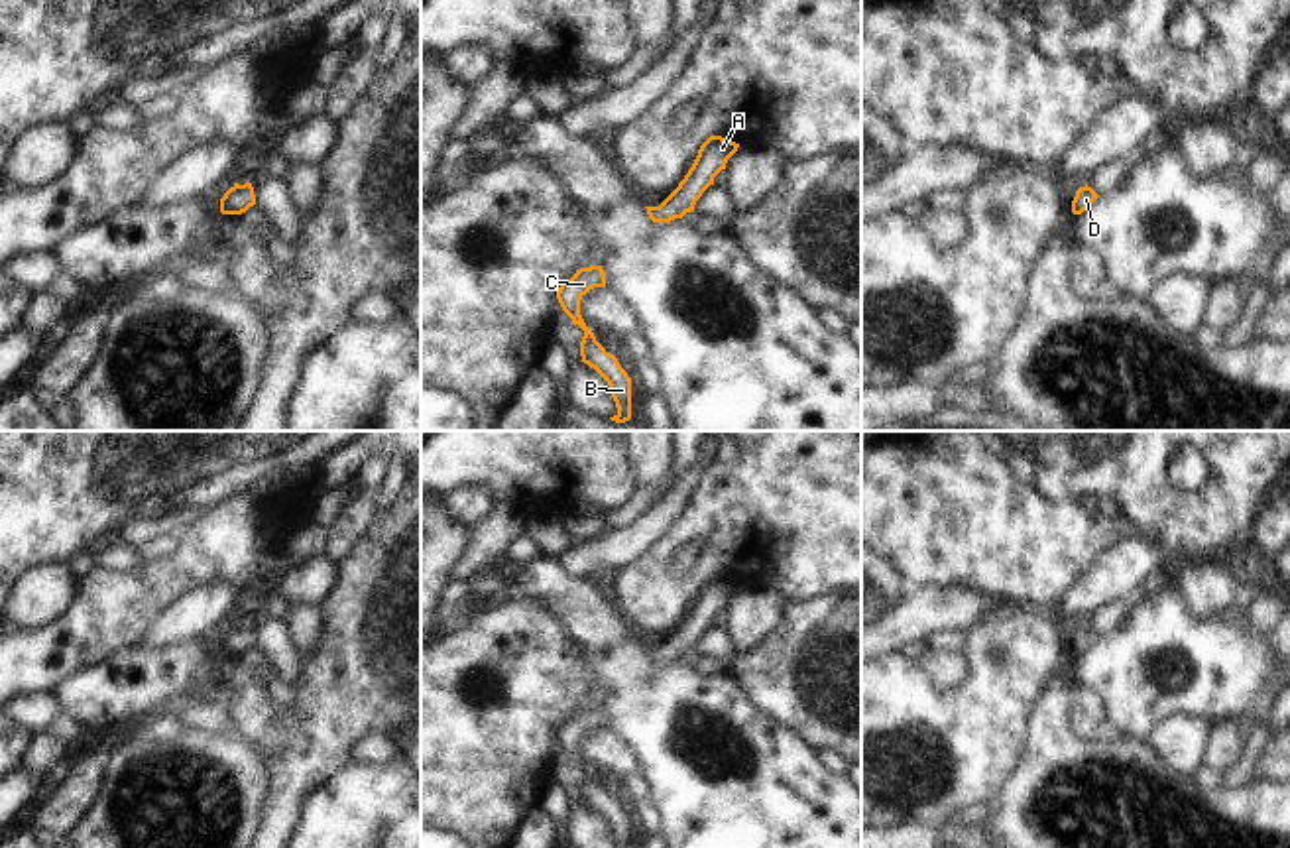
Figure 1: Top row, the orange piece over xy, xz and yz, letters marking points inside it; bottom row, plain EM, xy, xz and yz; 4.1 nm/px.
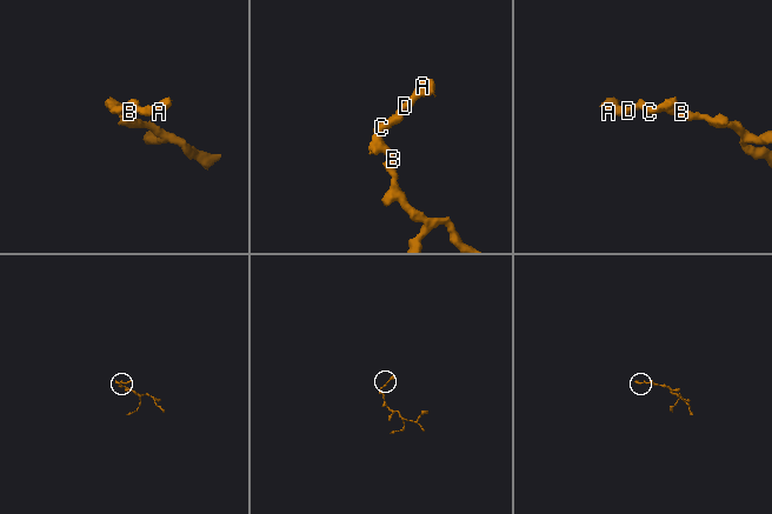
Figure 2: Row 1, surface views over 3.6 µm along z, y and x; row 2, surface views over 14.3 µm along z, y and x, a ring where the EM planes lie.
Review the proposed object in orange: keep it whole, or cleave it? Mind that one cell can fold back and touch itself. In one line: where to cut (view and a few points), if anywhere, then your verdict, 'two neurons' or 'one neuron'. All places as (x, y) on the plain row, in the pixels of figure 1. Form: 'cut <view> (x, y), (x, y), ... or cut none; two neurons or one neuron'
cut none; one neuron

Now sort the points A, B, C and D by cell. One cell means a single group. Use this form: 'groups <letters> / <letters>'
groups A B C D

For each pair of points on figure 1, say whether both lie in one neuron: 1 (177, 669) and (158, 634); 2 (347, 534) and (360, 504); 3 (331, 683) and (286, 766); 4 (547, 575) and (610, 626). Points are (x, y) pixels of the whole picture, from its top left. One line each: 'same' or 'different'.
1: different
2: same
3: same
4: same

